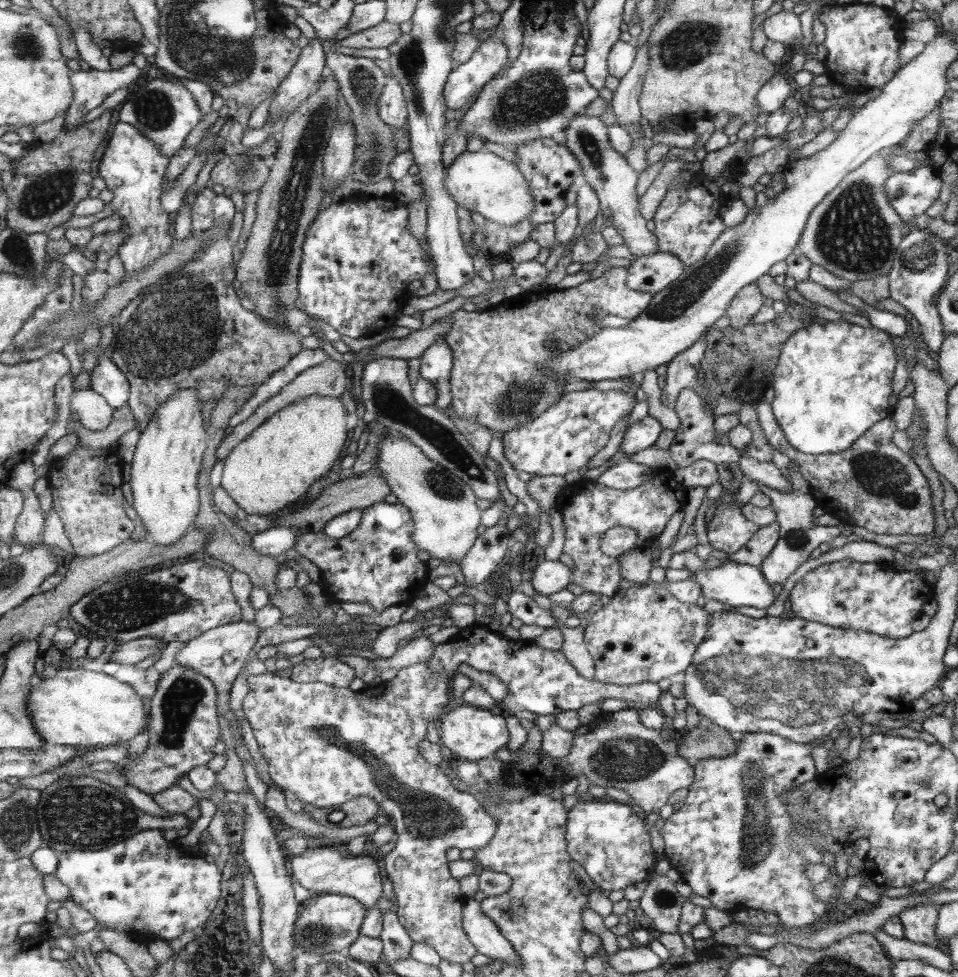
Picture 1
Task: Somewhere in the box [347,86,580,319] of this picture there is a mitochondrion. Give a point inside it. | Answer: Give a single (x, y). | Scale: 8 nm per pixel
(373, 160)

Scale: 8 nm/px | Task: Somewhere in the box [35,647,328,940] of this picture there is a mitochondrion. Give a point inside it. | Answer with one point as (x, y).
(78, 814)

